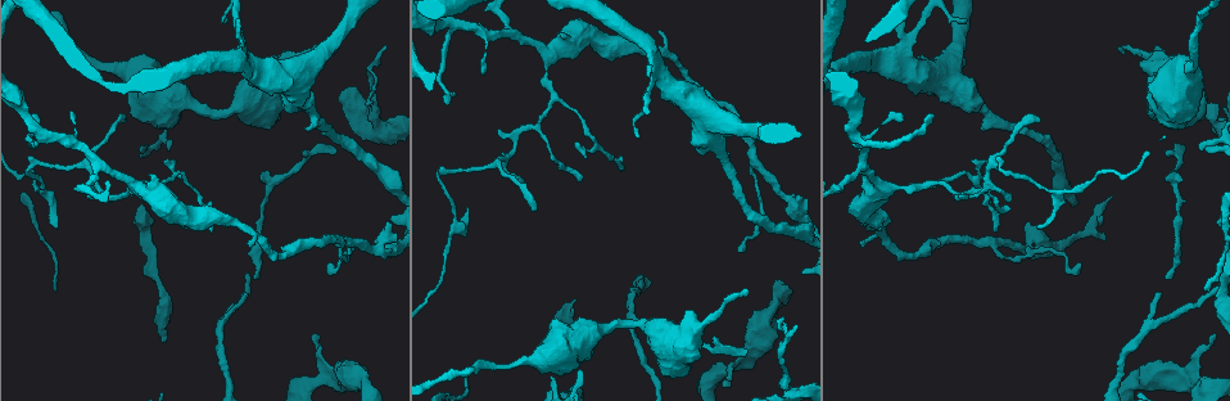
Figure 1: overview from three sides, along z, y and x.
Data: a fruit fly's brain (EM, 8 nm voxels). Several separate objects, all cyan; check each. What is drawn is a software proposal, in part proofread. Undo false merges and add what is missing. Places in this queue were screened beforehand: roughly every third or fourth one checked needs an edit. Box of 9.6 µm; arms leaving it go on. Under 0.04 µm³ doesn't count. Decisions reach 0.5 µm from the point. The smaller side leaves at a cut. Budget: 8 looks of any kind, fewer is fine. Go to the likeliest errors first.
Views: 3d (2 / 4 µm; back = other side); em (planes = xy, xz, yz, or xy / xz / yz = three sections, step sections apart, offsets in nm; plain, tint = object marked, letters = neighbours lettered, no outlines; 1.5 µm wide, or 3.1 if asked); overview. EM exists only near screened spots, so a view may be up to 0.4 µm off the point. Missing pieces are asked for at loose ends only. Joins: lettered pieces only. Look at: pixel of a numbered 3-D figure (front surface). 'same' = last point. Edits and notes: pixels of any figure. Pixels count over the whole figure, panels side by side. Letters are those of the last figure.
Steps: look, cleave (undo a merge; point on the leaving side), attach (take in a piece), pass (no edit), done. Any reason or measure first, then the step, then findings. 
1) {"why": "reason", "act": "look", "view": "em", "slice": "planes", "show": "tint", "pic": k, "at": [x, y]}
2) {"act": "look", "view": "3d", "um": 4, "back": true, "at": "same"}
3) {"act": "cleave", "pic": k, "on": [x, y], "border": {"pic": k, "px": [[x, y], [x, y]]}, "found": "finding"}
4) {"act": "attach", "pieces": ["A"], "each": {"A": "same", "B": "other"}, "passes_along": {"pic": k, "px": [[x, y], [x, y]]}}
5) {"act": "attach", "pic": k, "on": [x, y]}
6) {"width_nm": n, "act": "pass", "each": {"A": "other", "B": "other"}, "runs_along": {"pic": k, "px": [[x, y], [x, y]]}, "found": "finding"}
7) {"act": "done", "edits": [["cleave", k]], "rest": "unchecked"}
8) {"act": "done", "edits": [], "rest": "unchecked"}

{"why": "free end", "act": "look", "view": "em", "slice": "planes", "show": "plain", "pic": 1, "at": [965, 21]}

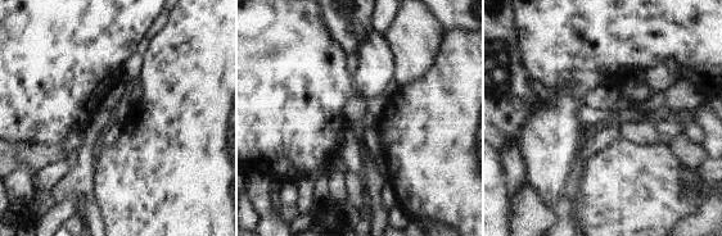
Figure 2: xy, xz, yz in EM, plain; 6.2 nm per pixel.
{"act": "look", "view": "em", "slice": "planes", "show": "tint", "at": "same"}

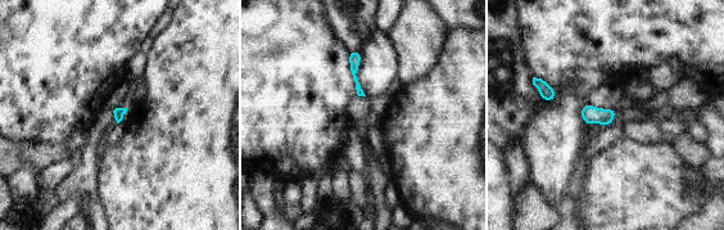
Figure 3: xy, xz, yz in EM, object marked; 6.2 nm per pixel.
{"why": "what lies round it", "act": "look", "view": "em", "slice": "planes", "show": "letters", "at": "same"}

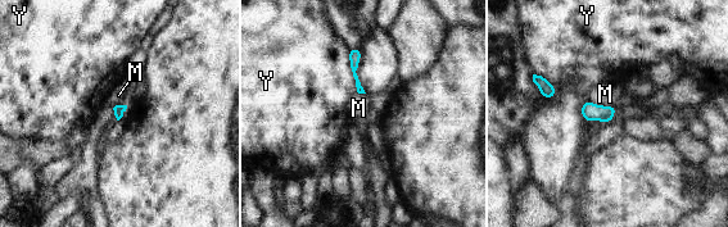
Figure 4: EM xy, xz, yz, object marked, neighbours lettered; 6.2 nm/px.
{"act": "pass", "each": {"M": "other", "Y": "other"}, "border": {"pic": 4, "px": [[587, 100], [595, 104], [615, 107]]}, "found": "none of them fits"}

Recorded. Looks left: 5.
{"act": "look", "view": "em", "slice": "yz", "step": 8, "show": "plain", "pic": 1, "at": [786, 382]}

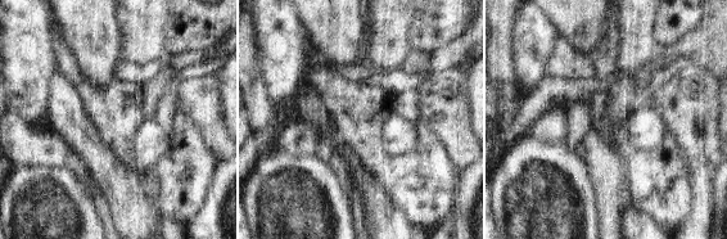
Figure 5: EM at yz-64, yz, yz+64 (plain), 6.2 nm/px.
{"act": "look", "view": "em", "slice": "yz", "step": 8, "show": "letters", "at": "same"}

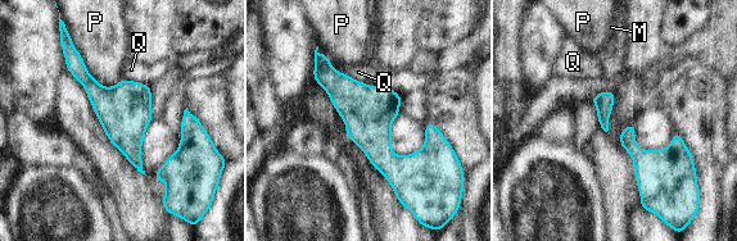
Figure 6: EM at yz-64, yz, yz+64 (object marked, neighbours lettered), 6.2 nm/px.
{"width_nm": 120, "act": "pass", "each": {"M": "other", "P": "other", "Q": "other"}, "runs_along": {"pic": 6, "px": [[317, 63], [394, 162], [441, 146]]}, "found": "continuous, no second cell"}

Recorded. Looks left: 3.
{"why": "branch stops here", "act": "look", "view": "3d", "um": 4, "pic": 1, "at": [1026, 225]}

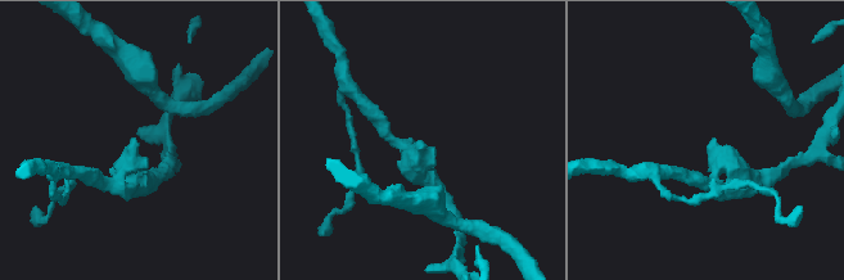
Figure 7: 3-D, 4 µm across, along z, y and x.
{"act": "look", "view": "em", "slice": "planes", "show": "tint", "pic": 7, "at": [421, 143]}

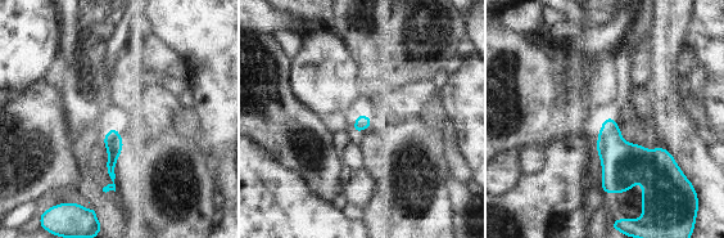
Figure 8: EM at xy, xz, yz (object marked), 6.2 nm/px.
{"why": "what lies round it", "act": "look", "view": "em", "slice": "planes", "show": "letters", "at": "same"}

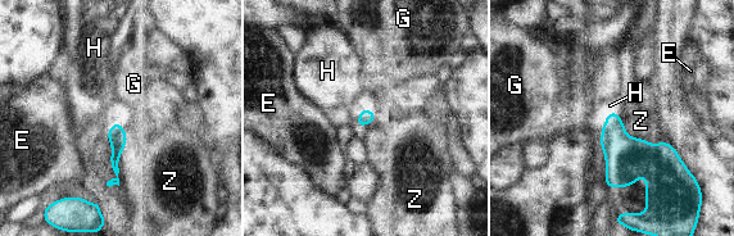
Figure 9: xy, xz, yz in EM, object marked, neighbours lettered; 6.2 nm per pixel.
{"act": "pass", "each": {"E": "other", "G": "other", "H": "other", "Z": "other"}, "runs_along": {"pic": 9, "px": [[118, 127], [114, 181]]}, "found": "none of them fits"}

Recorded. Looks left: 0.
{"act": "done", "edits": [], "rest": "unchecked"}

